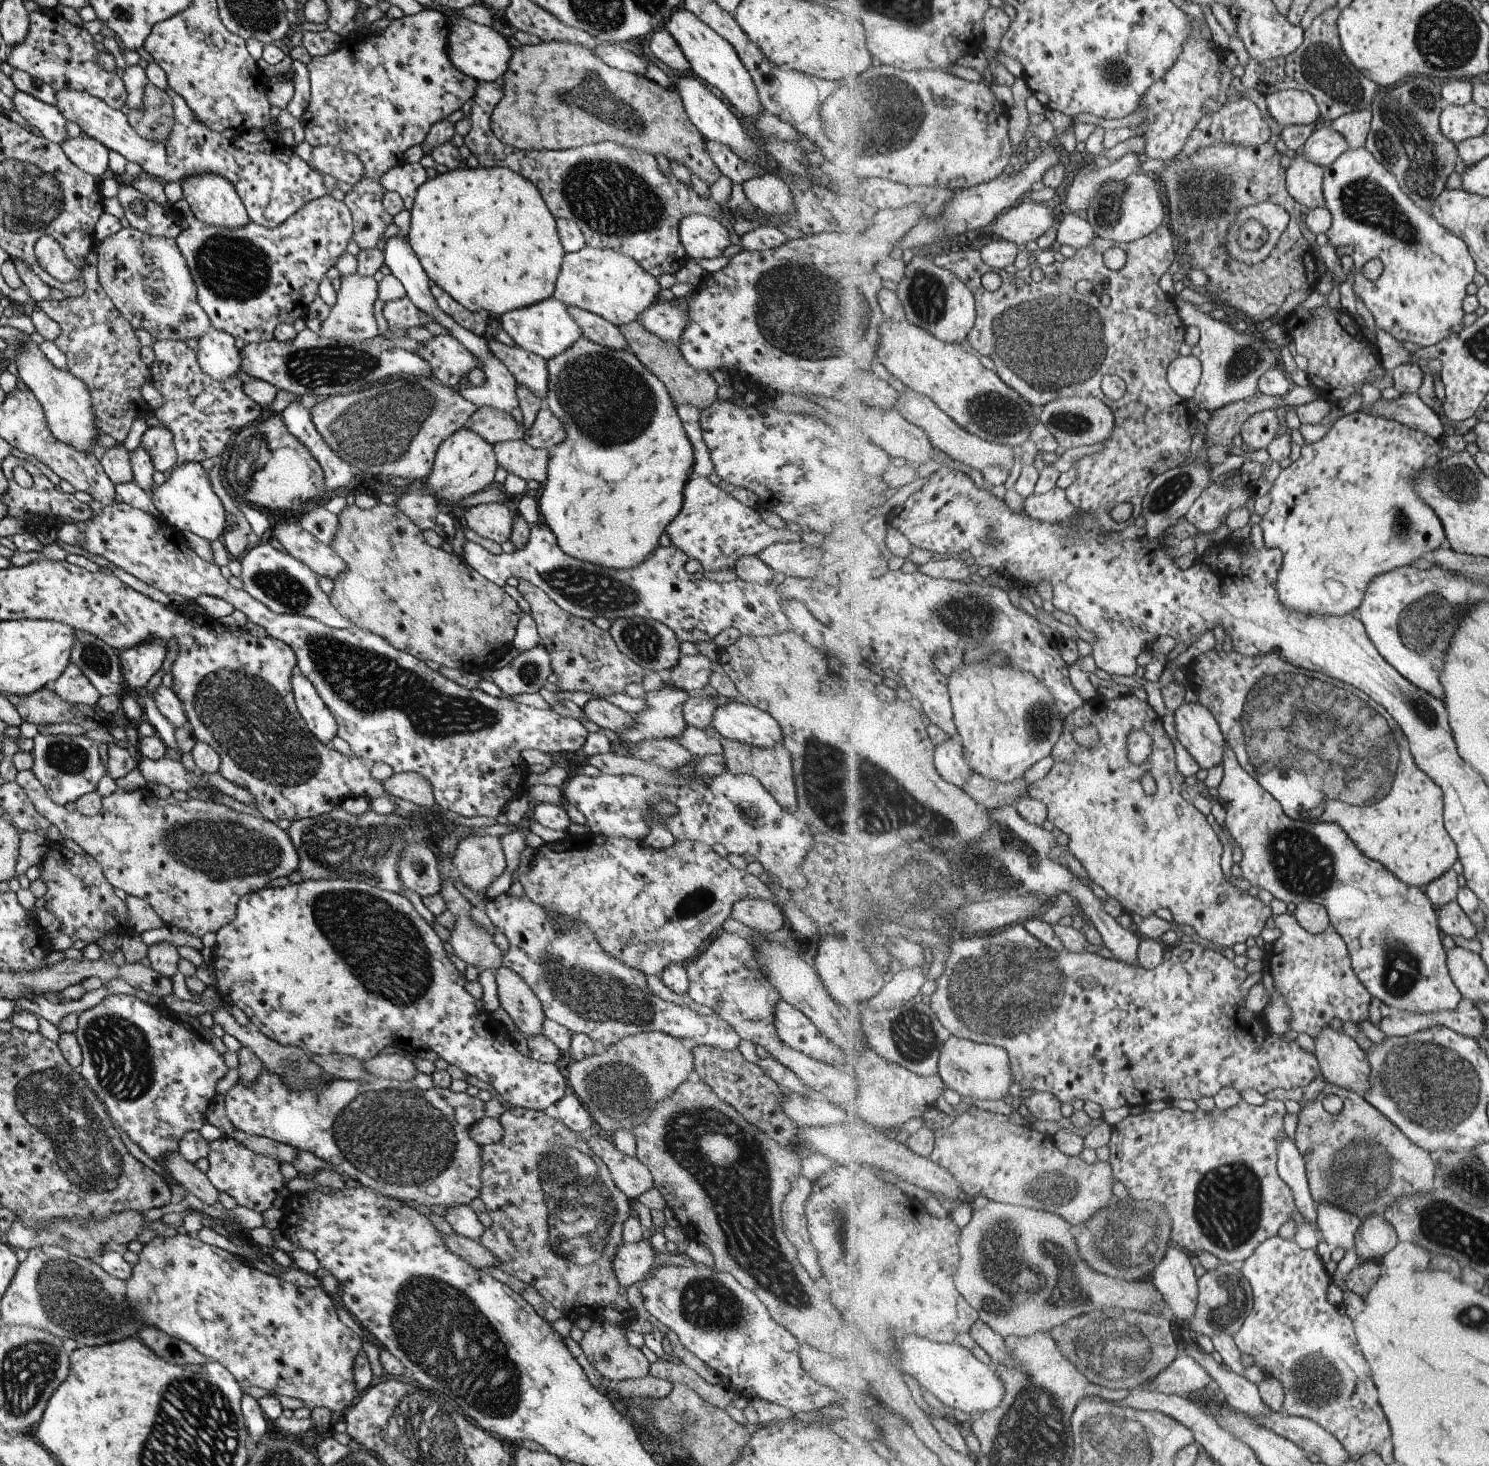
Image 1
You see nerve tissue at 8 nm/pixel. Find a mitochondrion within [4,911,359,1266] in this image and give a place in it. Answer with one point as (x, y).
(89, 1158)

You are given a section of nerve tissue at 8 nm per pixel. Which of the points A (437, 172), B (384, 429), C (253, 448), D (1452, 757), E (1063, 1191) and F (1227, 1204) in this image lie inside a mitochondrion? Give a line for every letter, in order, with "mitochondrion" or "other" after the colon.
A: other
B: mitochondrion
C: mitochondrion
D: other
E: mitochondrion
F: mitochondrion

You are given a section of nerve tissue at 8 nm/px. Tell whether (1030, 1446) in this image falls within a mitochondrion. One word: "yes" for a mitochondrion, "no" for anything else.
yes

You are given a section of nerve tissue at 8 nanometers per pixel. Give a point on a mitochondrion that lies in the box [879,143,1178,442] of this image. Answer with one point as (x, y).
(1029, 333)

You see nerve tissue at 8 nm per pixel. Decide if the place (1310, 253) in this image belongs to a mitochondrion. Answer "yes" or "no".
no

